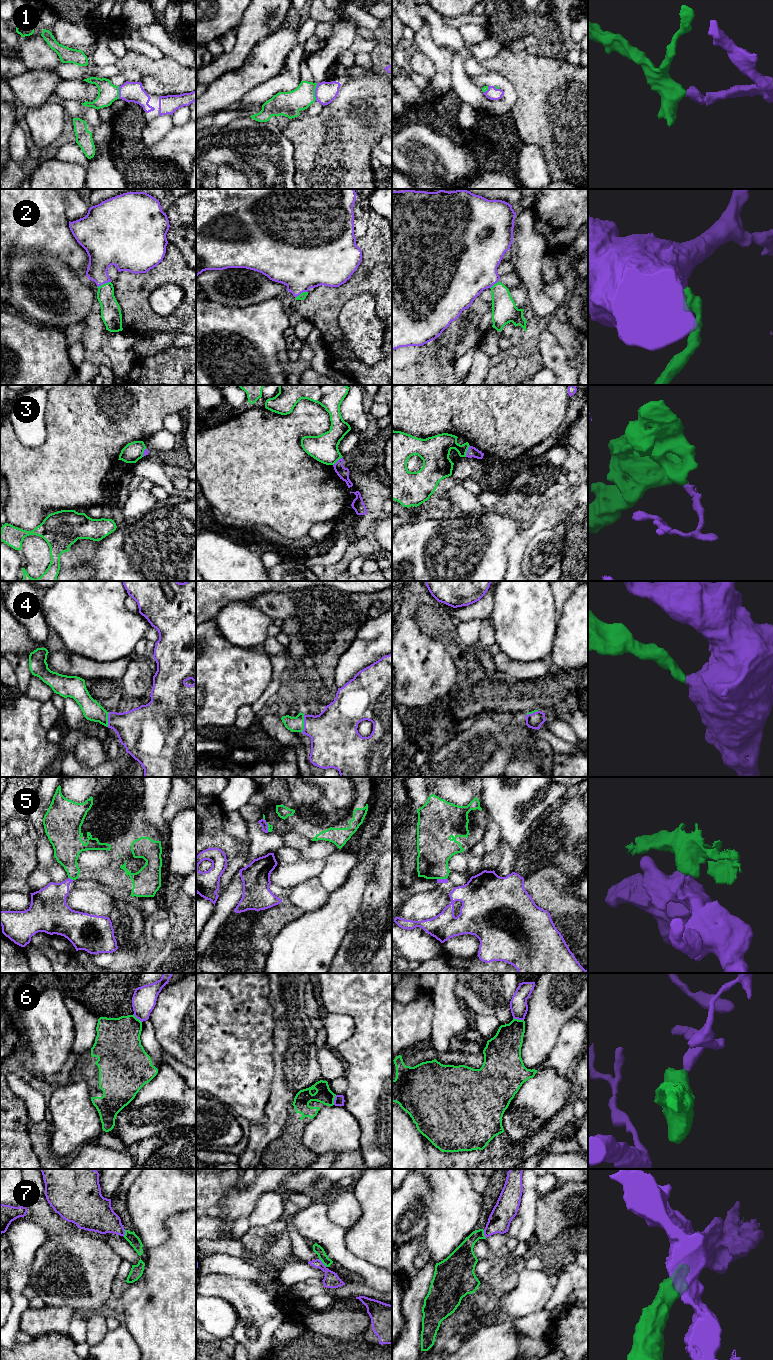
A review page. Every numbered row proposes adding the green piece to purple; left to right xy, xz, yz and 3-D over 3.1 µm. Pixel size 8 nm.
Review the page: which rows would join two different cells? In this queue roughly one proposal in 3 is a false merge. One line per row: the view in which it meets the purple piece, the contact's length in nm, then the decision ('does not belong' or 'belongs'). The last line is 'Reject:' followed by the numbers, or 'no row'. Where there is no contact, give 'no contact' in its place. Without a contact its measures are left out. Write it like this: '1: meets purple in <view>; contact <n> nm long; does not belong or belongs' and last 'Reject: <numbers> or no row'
1: meets purple in xz; contact 150 nm long; belongs
2: meets purple in xy; contact 120 nm long; belongs
3: meets purple in yz; contact 100 nm long; does not belong
4: meets purple in xz; contact 150 nm long; belongs
5: meets purple in xy; contact 50 nm long; does not belong
6: meets purple in yz; contact 90 nm long; does not belong
7: meets purple in xz; contact 90 nm long; does not belong
Reject: 3, 5, 6, 7

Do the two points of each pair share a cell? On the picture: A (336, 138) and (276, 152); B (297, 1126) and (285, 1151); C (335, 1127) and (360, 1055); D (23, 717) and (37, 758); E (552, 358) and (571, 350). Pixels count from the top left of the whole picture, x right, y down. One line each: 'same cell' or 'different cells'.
A: different cells
B: same cell
C: different cells
D: same cell
E: different cells

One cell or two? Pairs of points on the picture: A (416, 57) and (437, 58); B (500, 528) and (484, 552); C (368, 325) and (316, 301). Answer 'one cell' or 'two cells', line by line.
A: two cells
B: one cell
C: two cells

